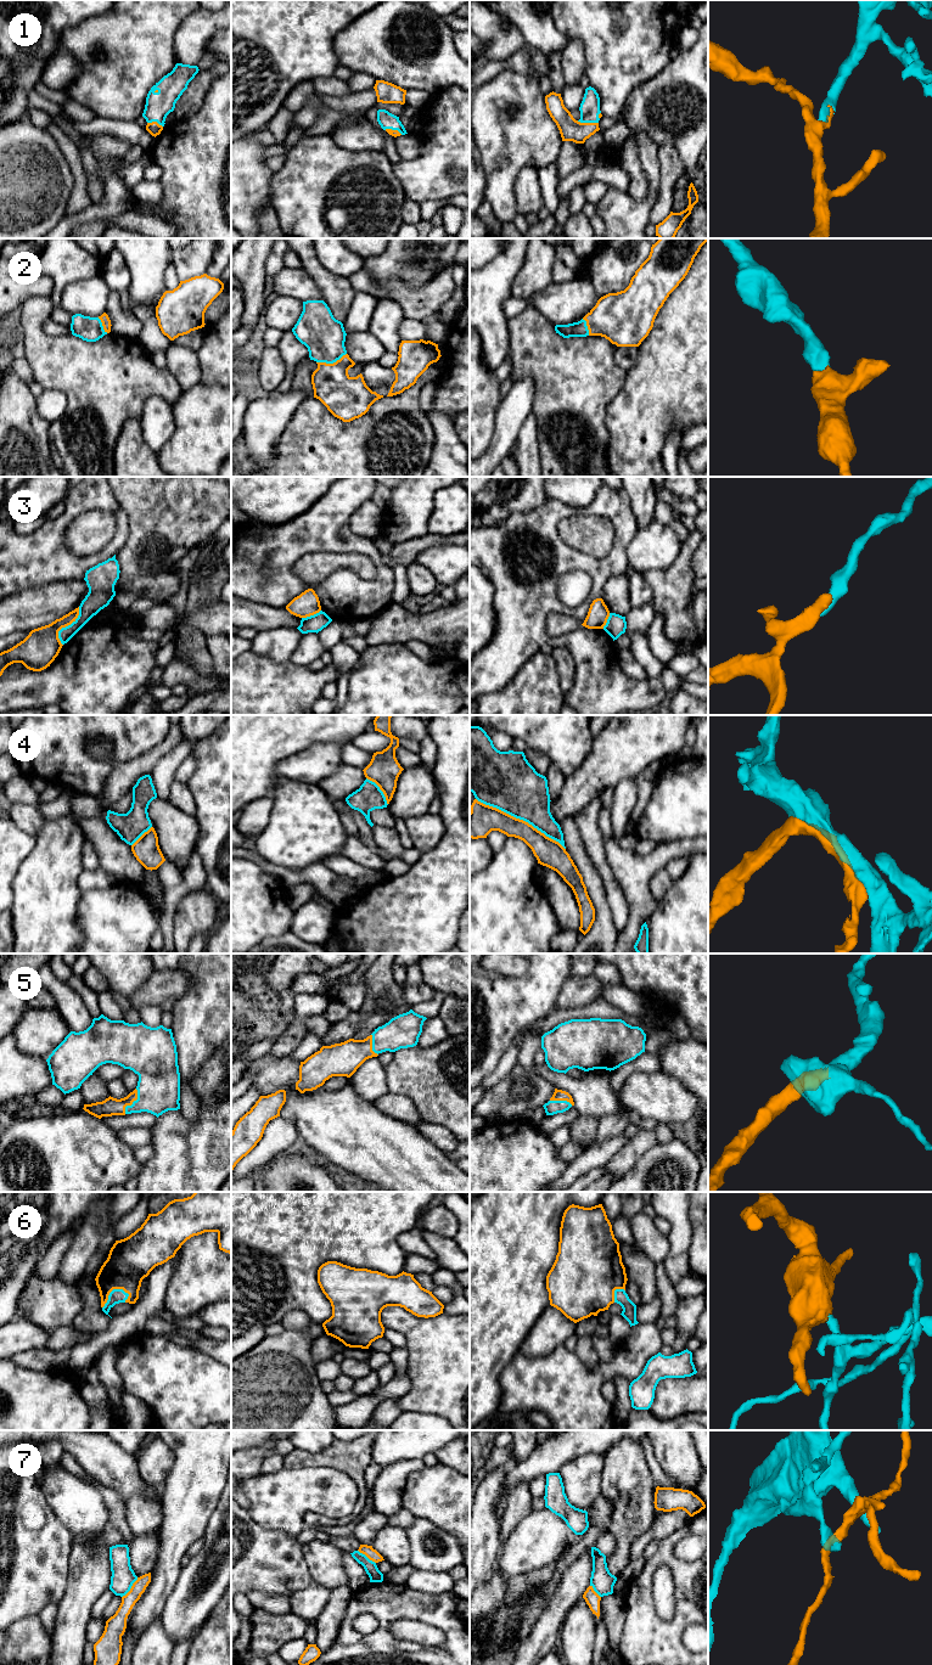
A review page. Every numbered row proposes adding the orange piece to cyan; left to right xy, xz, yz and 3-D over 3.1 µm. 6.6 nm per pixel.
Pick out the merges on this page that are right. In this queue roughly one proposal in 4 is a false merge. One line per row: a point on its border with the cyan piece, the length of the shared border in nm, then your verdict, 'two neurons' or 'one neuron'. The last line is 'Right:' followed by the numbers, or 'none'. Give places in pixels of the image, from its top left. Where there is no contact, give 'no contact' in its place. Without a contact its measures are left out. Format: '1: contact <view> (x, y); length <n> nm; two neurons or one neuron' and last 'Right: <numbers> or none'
1: contact yz (588, 122); length 140 nm; one neuron
2: contact xz (331, 363); length 220 nm; one neuron
3: contact xy (66, 626); length 280 nm; two neurons
4: contact yz (521, 819); length 700 nm; one neuron
5: contact xy (133, 1102); length 190 nm; one neuron
6: contact xy (112, 1291); length 200 nm; one neuron
7: contact xy (130, 1587); length 170 nm; two neurons
Right: 1, 2, 4, 5, 6

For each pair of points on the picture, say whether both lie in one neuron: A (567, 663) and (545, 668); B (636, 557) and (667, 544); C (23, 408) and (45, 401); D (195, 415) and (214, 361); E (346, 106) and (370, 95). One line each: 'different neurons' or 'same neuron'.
A: different neurons
B: same neuron
C: different neurons
D: different neurons
E: same neuron

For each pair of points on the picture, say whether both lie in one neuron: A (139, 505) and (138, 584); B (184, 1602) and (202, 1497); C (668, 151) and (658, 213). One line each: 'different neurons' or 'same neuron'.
A: different neurons
B: different neurons
C: same neuron

